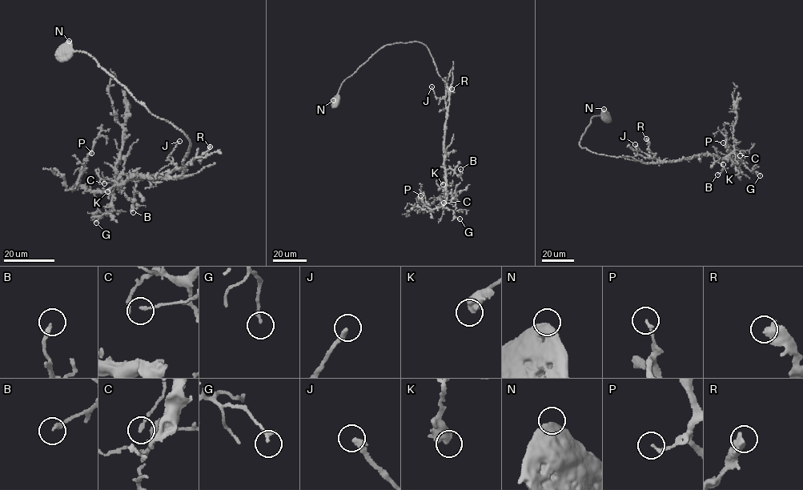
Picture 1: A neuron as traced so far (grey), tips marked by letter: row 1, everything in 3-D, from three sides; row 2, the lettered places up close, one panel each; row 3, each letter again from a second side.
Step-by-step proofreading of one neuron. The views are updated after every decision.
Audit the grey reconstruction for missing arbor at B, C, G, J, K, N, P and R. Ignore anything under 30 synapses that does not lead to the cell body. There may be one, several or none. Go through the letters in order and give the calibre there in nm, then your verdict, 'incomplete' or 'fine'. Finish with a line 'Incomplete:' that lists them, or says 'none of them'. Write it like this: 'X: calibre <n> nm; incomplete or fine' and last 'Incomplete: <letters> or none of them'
B: calibre 200 nm; fine
C: calibre 160 nm; fine
G: calibre 170 nm; fine
J: calibre 260 nm; fine
K: calibre 500 nm; fine
N: calibre 700 nm; fine
P: calibre 140 nm; fine
R: calibre 480 nm; fine
Incomplete: none of them

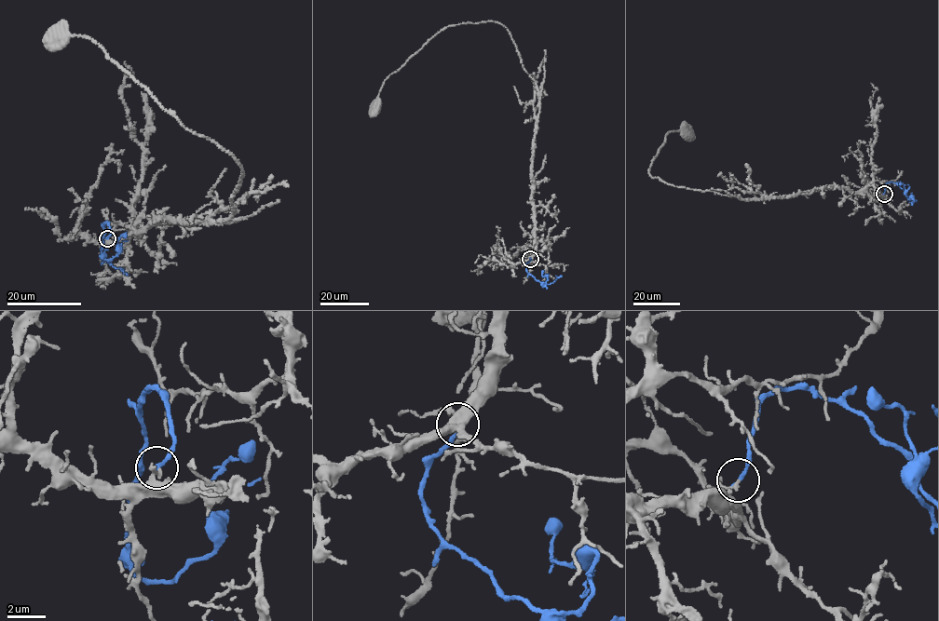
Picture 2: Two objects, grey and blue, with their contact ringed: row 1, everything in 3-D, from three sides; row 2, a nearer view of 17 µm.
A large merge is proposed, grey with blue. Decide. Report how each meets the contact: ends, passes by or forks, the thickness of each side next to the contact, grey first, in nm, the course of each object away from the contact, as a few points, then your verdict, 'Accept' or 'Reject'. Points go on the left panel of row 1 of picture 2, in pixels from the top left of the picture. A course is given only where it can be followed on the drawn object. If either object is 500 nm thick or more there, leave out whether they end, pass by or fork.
At the ring grey passes by. At the ring blue ends. Thickness 120 nm (grey) against 200 nm. Course of grey: (107, 238), (117, 242), (169, 216), (230, 219), (243, 174), (102, 47), (85, 36), (54, 41). Course of blue: (107, 238), (110, 235), (106, 222), (102, 250), (103, 259), (110, 260), (118, 253), (118, 239), (126, 233). Reject

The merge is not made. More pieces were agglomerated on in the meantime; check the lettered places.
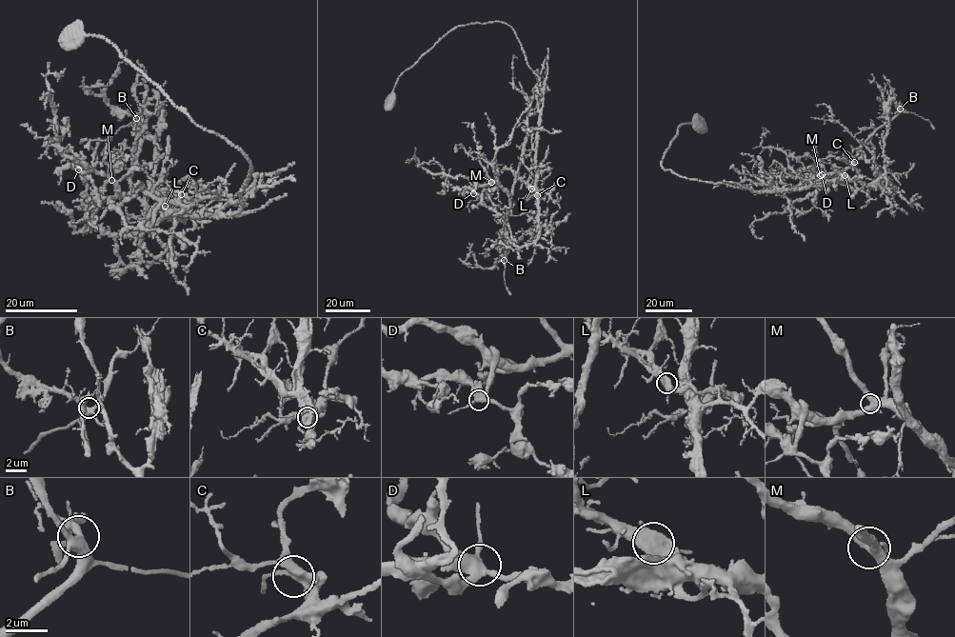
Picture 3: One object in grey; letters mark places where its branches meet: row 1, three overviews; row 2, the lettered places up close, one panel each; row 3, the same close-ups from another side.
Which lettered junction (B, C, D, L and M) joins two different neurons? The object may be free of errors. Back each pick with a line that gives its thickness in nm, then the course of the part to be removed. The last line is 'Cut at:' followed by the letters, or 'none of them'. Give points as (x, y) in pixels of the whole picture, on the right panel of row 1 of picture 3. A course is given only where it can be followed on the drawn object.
L: 440 nm thick; foreign part runs (845, 176), (827, 173), (840, 176), (797, 199), (790, 211), (756, 219), (752, 231), (763, 236)
Cut at: L

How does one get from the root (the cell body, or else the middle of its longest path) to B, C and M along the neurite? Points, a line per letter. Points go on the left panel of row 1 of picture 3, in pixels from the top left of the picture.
B: (69, 41), (103, 37), (245, 153), (238, 212), (193, 217), (190, 204), (136, 190), (136, 118)
C: (69, 41), (87, 34), (103, 37), (195, 124), (222, 135), (248, 160), (238, 212), (163, 217), (181, 194)
M: (69, 41), (103, 37), (250, 166), (224, 217), (118, 195), (111, 180)

